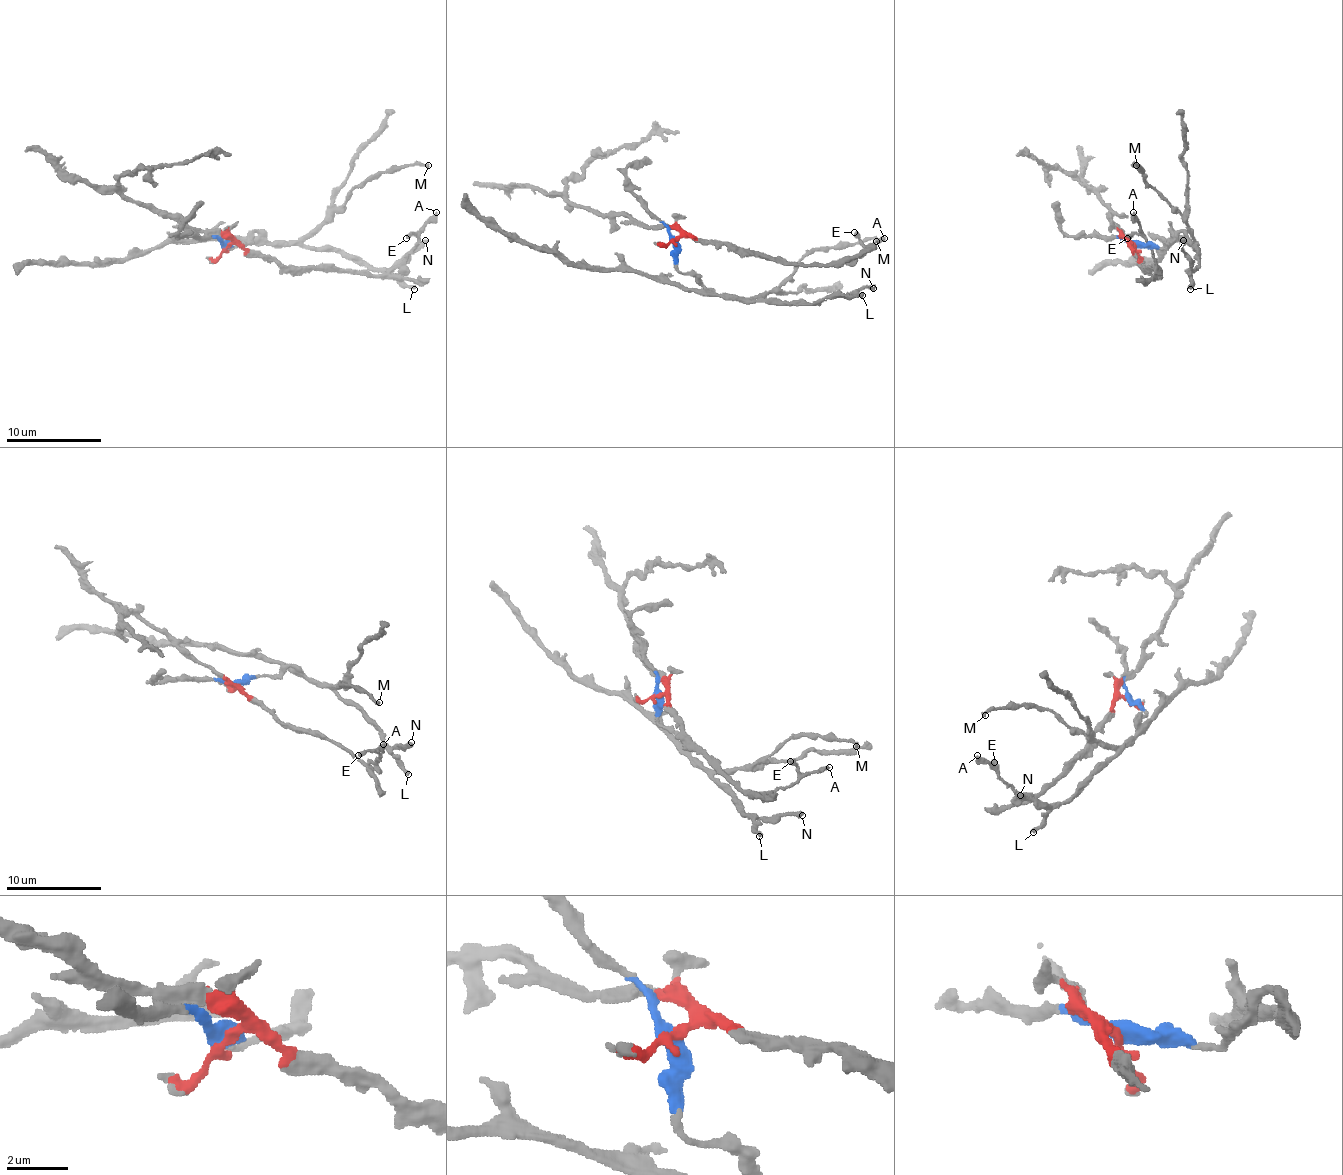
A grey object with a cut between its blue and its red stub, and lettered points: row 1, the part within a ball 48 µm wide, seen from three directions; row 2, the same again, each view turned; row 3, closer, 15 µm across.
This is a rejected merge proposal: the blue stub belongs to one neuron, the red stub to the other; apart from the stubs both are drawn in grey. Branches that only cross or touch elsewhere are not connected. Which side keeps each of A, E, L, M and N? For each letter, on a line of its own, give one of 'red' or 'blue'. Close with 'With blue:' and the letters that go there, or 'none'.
A: red
E: red
L: blue
M: blue
N: blue
With blue: L, M, N

